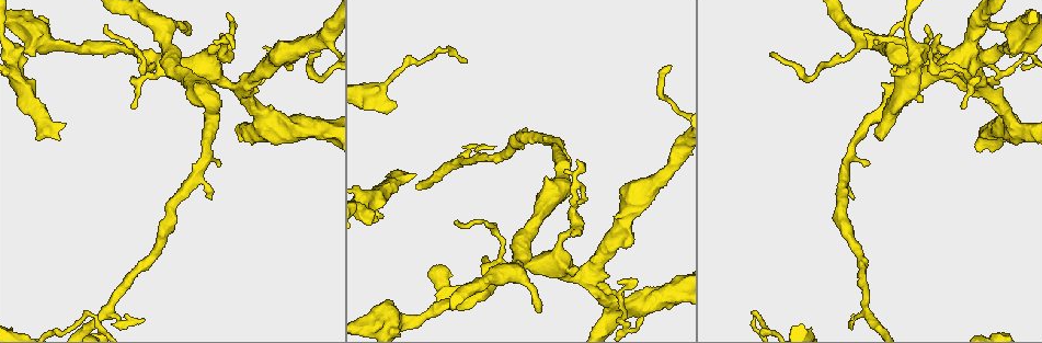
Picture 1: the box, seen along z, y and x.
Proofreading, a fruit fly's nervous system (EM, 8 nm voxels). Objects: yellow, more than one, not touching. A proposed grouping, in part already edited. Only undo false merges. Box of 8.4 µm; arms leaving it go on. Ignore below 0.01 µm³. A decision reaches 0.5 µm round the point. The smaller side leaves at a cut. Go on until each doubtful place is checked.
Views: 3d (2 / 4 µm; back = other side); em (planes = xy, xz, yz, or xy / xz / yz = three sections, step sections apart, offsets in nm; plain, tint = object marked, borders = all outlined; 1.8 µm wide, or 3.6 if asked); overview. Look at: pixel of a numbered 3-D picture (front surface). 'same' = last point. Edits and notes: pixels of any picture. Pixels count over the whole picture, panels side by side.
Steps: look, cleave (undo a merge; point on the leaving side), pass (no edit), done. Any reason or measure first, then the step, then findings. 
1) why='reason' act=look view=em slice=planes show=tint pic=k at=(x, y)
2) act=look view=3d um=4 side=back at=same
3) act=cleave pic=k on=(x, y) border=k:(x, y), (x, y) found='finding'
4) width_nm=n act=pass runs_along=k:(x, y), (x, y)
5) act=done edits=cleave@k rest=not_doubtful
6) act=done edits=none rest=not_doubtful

why='abrupt turn' act=look view=em slice=planes show=tint pic=1 at=(588, 276)

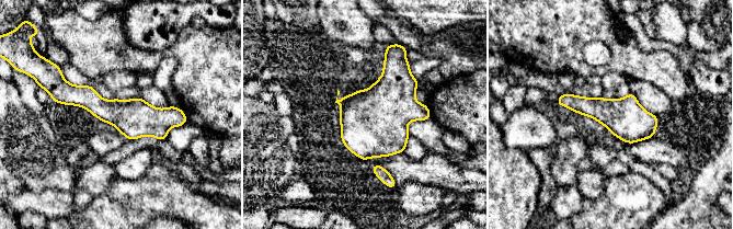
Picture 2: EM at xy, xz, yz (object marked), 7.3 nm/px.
act=pass found='continuous, no second cell'

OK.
act=look view=em slice=xz step=16 show=tint pic=1 at=(522, 255)

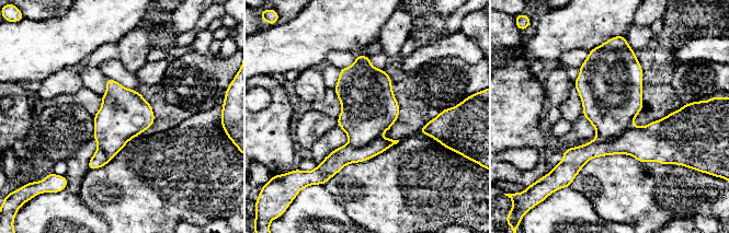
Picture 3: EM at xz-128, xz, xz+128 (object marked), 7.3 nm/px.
width_nm=360 act=cleave pic=3 on=(611, 105) border=3:(628, 128), (608, 140), (596, 139) found='two cells meet here'

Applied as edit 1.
act=look view=3d um=2 pic=1 at=(883, 125)

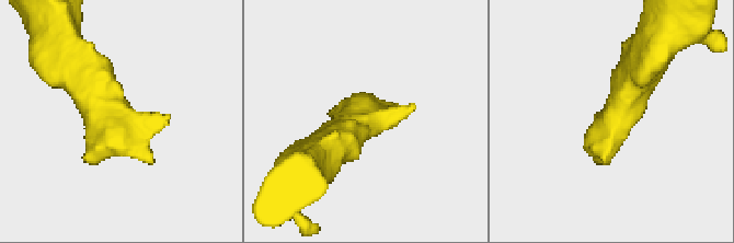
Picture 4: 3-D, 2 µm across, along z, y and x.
act=look view=em um=3.6 slice=planes show=borders pic=4 at=(114, 120)

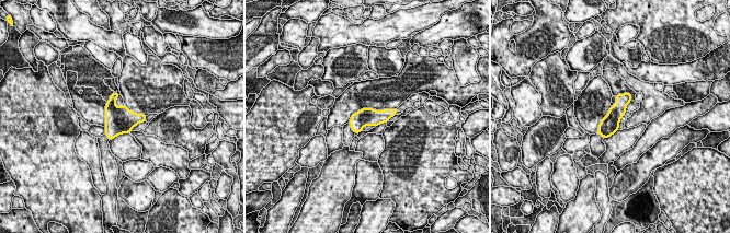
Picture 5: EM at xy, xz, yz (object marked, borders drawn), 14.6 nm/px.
act=pass found='continuous, no second cell'

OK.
act=done edits=cleave@3 rest=not_doubtful

